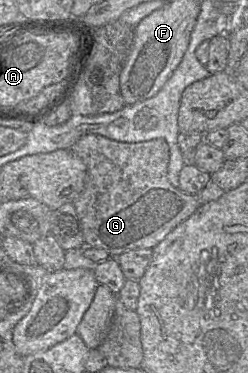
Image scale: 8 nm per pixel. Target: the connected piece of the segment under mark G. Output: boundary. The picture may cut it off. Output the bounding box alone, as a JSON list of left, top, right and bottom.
[70,134,200,257]

